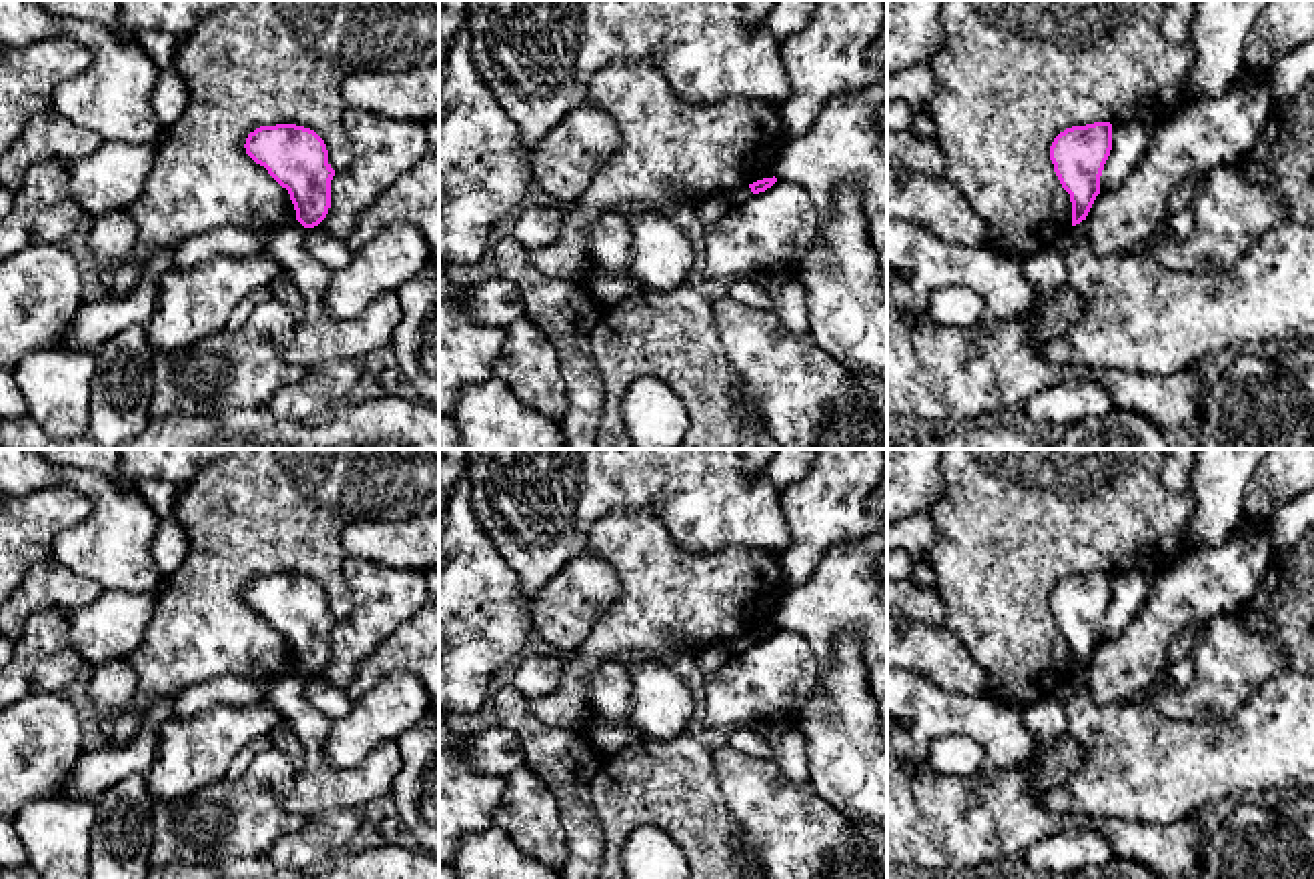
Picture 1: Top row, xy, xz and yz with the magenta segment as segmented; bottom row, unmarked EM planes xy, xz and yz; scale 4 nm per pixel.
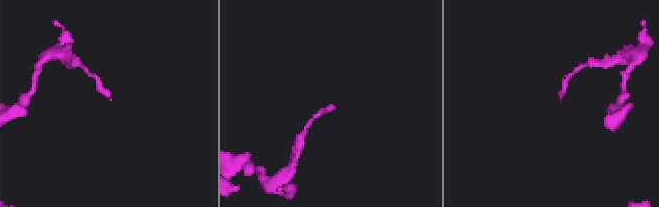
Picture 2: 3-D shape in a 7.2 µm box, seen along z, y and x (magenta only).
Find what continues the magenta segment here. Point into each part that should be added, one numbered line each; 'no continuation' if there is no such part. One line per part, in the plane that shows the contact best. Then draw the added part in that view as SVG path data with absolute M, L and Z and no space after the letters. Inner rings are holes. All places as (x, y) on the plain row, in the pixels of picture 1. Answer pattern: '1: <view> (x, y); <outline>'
no continuation

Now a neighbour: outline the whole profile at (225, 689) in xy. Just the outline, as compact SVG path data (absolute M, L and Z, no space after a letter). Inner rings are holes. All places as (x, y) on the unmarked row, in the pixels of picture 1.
M220 675L178 693L174 697L172 717L190 721L220 705L242 707L258 703L266 699L266 693L268 683L264 681Z

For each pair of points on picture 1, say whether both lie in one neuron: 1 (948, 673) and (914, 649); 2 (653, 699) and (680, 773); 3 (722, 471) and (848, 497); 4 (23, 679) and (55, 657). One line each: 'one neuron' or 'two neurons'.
1: one neuron
2: two neurons
3: two neurons
4: one neuron

